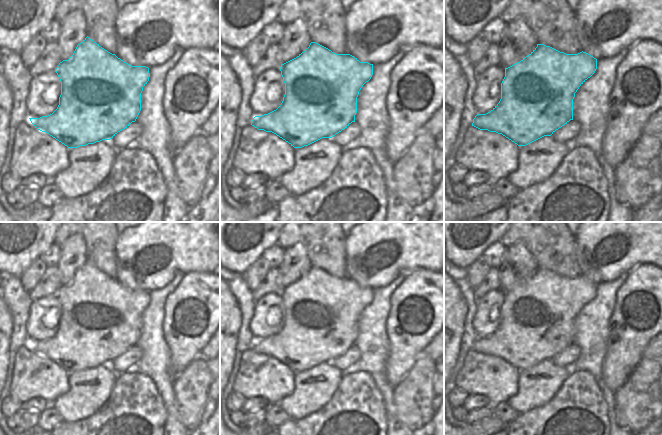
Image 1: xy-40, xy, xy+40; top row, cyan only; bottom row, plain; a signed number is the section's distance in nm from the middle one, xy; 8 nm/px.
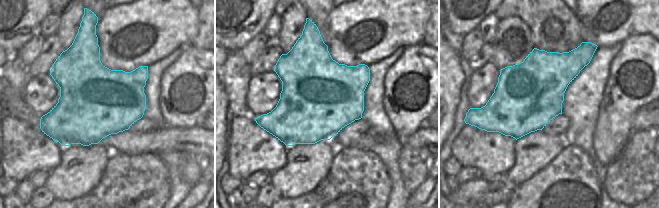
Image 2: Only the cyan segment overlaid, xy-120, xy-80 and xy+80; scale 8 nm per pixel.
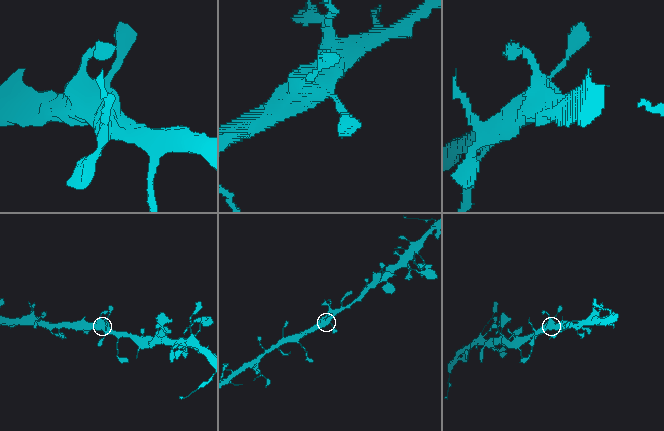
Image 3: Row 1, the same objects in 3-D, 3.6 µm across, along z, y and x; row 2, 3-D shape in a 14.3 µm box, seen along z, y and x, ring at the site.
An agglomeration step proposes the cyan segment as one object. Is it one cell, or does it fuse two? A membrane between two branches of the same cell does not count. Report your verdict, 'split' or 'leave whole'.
leave whole

